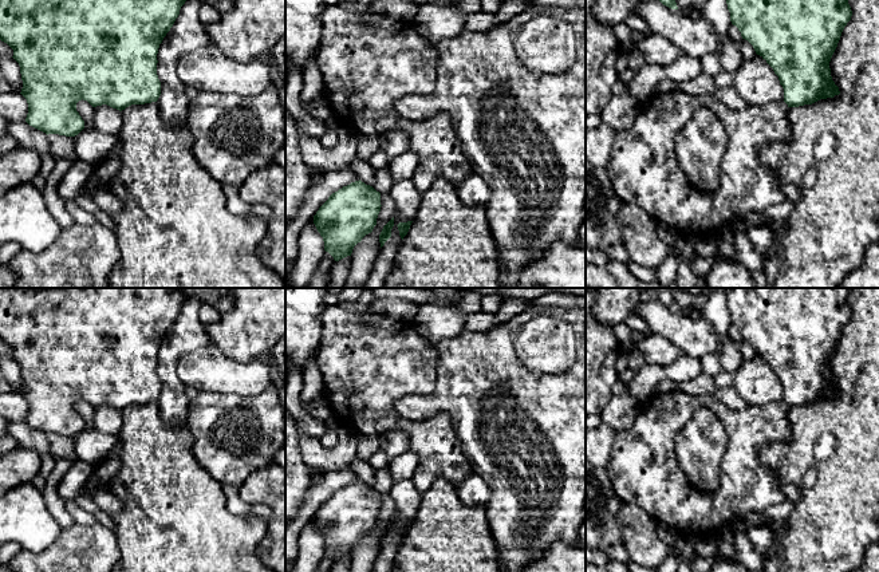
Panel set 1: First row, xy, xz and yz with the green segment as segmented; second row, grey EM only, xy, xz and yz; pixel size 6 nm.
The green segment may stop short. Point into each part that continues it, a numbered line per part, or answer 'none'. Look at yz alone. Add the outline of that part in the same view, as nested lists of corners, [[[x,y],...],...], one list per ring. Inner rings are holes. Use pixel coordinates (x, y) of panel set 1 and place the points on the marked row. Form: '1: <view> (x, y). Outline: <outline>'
none

